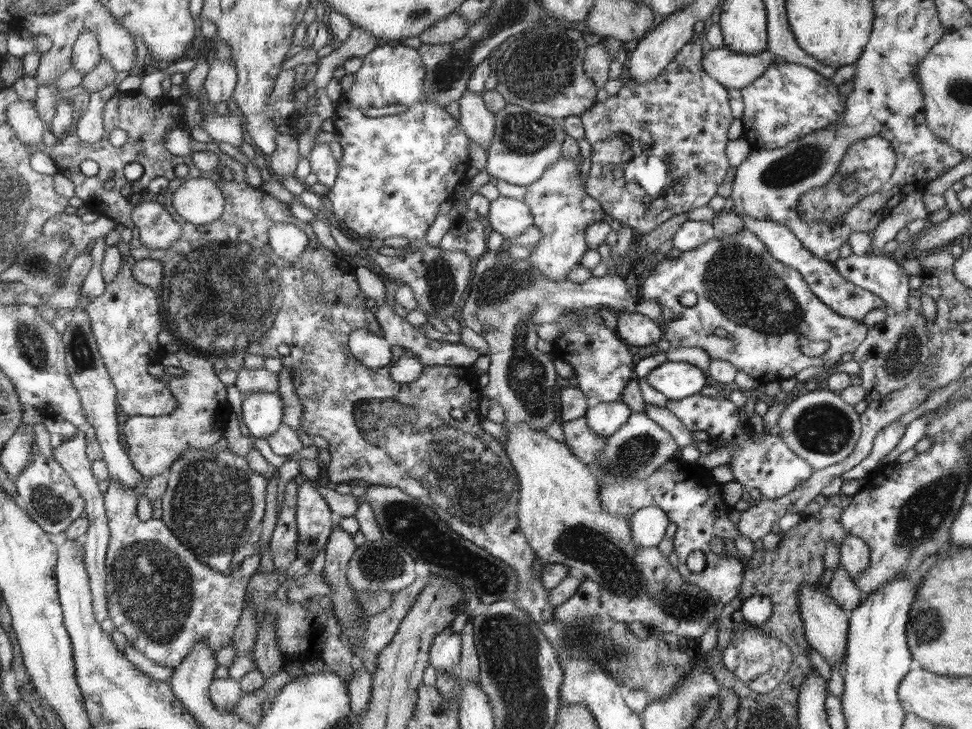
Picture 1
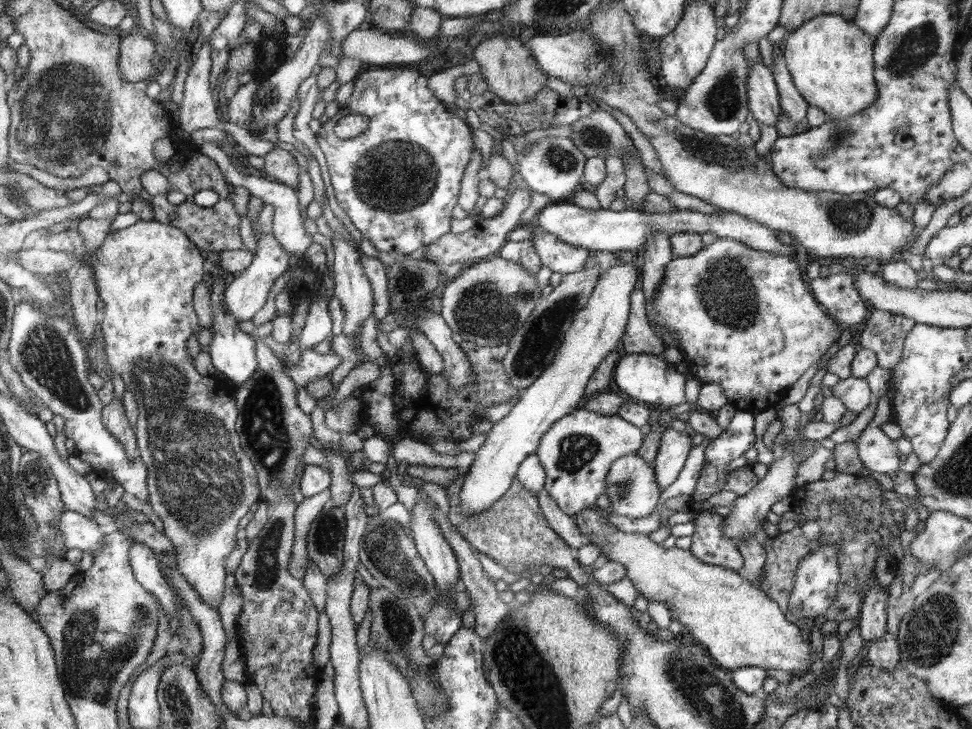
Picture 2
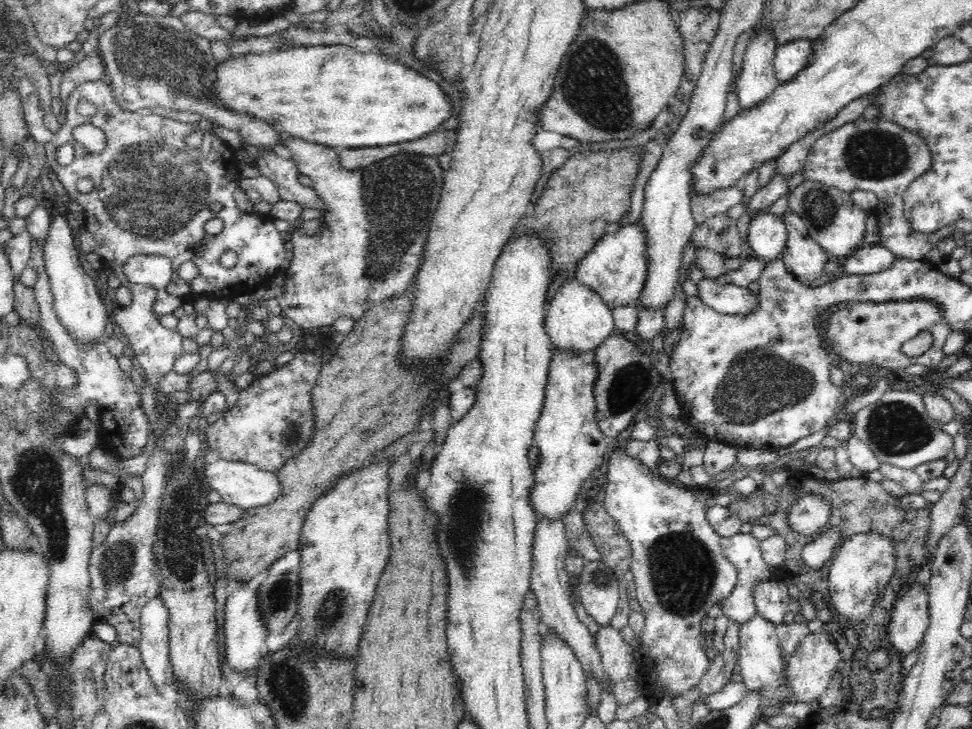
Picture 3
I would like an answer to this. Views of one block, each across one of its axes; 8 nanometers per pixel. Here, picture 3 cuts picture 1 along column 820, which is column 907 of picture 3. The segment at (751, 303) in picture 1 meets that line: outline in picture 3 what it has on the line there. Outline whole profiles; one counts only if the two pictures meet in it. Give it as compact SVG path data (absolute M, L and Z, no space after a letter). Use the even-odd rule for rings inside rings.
M929 298L910 300L864 302L848 301L830 314L826 324L826 338L838 357L852 364L878 364L884 368L904 371L911 365L936 369L945 358L943 352L947 336L952 332L951 322L945 318L944 306ZM919 333L931 334L932 343L926 354L911 358L902 352L902 345Z

